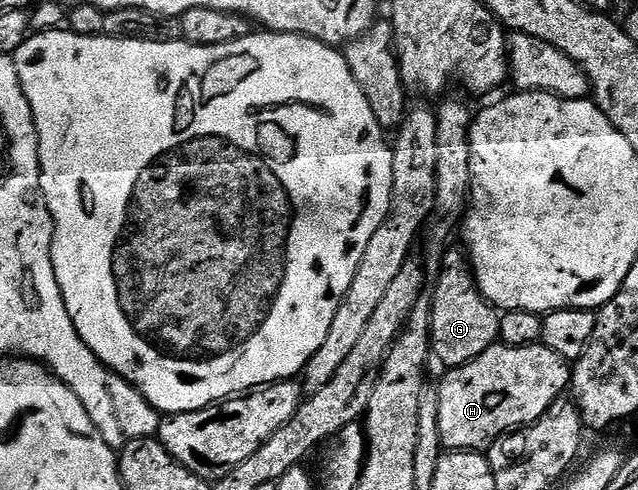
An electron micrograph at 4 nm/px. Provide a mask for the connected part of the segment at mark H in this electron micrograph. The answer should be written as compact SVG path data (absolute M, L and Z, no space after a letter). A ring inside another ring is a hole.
M496 344L469 364L448 369L437 391L444 451L483 452L512 430L532 426L568 389L571 371L568 359L542 344Z

